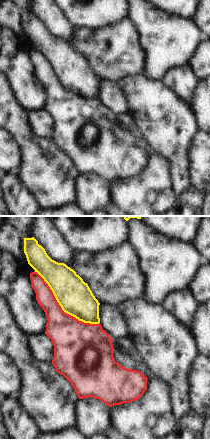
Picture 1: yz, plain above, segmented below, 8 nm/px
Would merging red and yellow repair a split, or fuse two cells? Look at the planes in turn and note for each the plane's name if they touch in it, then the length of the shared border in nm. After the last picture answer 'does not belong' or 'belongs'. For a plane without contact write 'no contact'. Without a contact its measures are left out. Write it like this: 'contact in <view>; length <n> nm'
contact in yz; length 650 nm

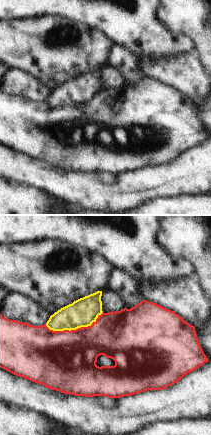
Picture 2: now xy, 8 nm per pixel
contact in xy; length 480 nm

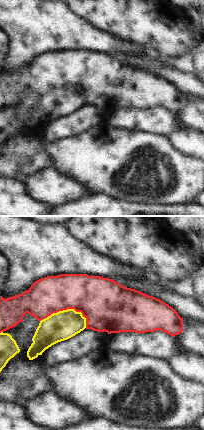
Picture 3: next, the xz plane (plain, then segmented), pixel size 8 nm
contact in xz; length 380 nm

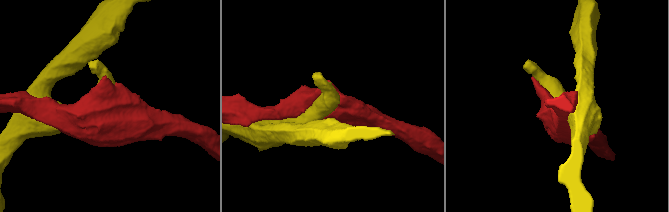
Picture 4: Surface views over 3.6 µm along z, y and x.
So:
does not belong

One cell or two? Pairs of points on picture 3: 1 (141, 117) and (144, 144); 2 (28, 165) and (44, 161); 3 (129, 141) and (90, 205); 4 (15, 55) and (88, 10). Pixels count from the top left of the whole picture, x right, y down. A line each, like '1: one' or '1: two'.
1: two
2: one
3: two
4: two

